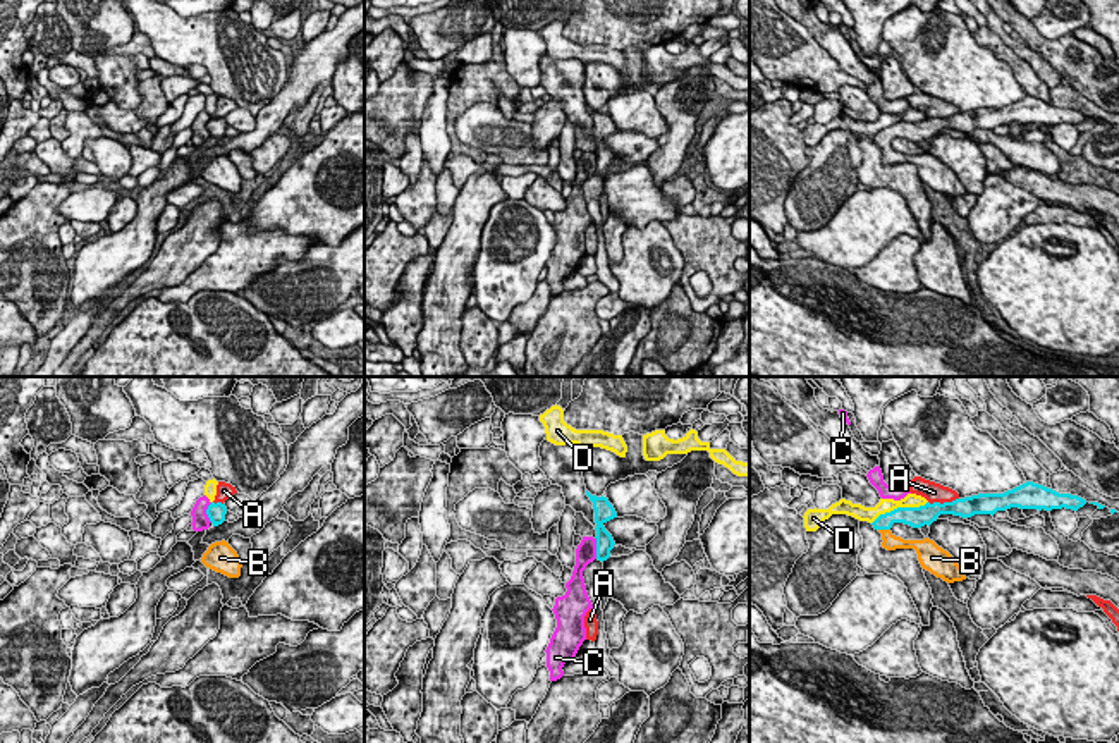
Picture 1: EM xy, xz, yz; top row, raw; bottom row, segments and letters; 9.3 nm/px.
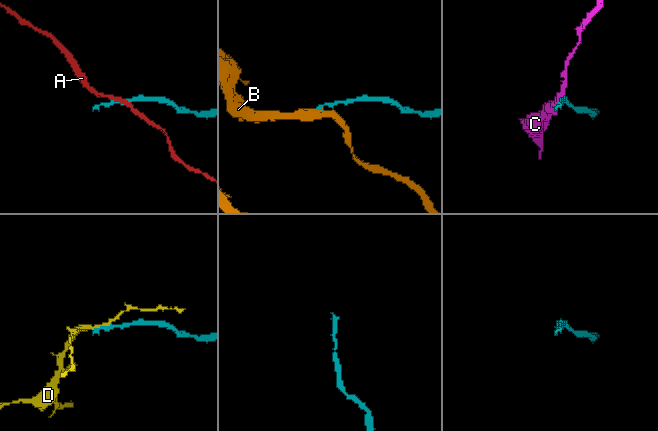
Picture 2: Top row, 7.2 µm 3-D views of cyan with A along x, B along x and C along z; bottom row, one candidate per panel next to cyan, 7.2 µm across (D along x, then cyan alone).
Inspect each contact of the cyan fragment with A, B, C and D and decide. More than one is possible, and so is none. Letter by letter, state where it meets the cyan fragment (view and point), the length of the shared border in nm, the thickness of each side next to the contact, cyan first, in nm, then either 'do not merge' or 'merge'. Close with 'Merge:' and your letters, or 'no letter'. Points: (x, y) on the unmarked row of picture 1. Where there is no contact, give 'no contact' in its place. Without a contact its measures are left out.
A: contact yz (944, 117); length 300 nm; calibres 190 and 190 nm; do not merge
B: contact yz (884, 143); length 110 nm; calibres 160 and 160 nm; merge
C: contact xz (597, 162); length 200 nm; calibres 160 and 190 nm; do not merge
D: contact yz (899, 122); length 550 nm; calibres 190 and 130 nm; do not merge
Merge: B

